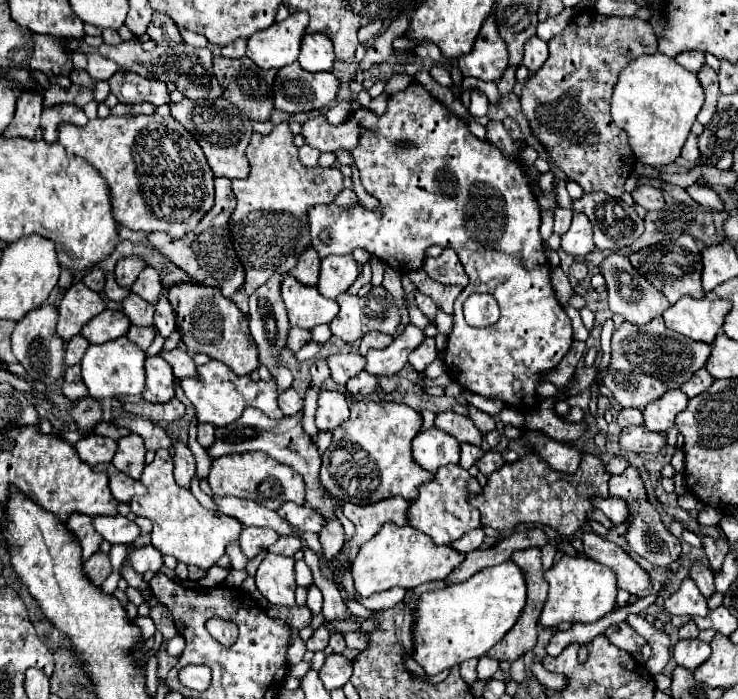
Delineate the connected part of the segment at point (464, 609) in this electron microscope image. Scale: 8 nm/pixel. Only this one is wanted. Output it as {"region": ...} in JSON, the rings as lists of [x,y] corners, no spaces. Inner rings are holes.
{"region":[[[512,561],[486,567],[468,581],[420,595],[412,627],[412,659],[426,675],[438,675],[466,659],[486,655],[516,623],[526,605],[526,583]]]}

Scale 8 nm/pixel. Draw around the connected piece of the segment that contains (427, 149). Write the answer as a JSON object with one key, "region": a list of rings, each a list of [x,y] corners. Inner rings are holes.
{"region":[[[412,82],[406,91],[388,97],[388,109],[382,117],[376,117],[368,109],[356,111],[348,121],[330,125],[324,115],[314,117],[302,125],[302,135],[308,145],[324,151],[336,151],[346,147],[360,171],[362,185],[368,195],[380,201],[380,207],[370,211],[357,203],[350,208],[330,205],[314,205],[308,211],[312,247],[320,257],[346,255],[354,249],[364,249],[376,255],[386,265],[400,273],[416,271],[422,267],[426,249],[432,245],[450,247],[458,253],[460,263],[470,279],[464,291],[454,303],[454,329],[448,335],[444,353],[446,373],[460,387],[490,399],[500,399],[504,405],[526,413],[538,405],[536,387],[542,375],[552,371],[572,345],[572,323],[556,299],[550,263],[544,255],[542,237],[538,233],[538,201],[532,193],[532,179],[516,157],[506,157],[498,147],[488,141],[476,139],[466,123],[438,103],[424,87]],[[398,141],[408,141],[410,149],[398,149]],[[322,229],[332,229],[332,241],[326,245],[318,239]],[[474,293],[490,293],[500,305],[500,319],[484,329],[470,327],[462,315],[462,303]]]}

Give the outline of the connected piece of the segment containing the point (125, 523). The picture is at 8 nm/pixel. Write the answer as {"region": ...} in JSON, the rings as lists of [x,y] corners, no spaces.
{"region":[[[118,515],[118,517],[94,517],[92,525],[112,545],[114,543],[130,545],[140,535],[140,527],[122,515]]]}

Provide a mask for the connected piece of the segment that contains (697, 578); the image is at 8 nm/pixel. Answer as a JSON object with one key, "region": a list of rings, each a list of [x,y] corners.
{"region":[[[696,563],[696,565],[692,567],[692,571],[690,571],[690,577],[692,577],[692,581],[698,585],[700,593],[702,593],[706,599],[710,599],[710,597],[716,593],[714,575],[712,575],[712,571],[710,571],[708,567],[702,567],[700,563]]]}

